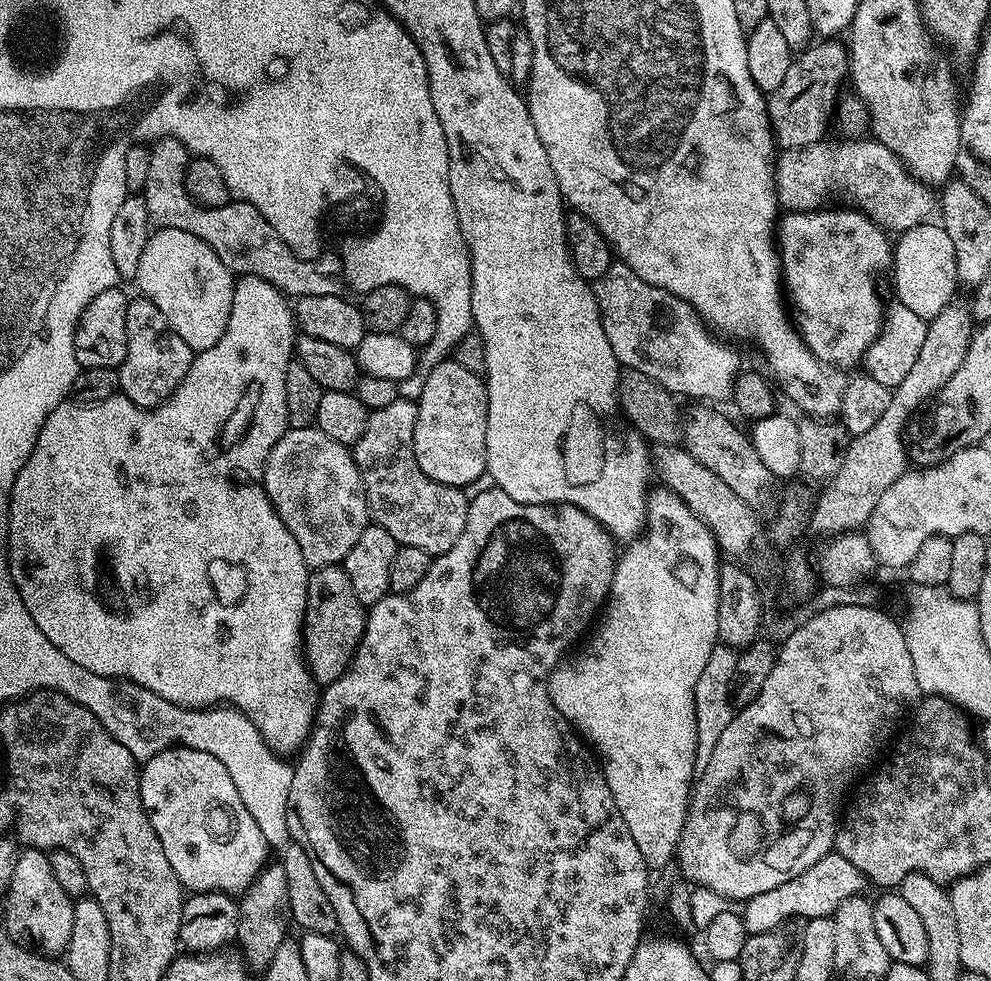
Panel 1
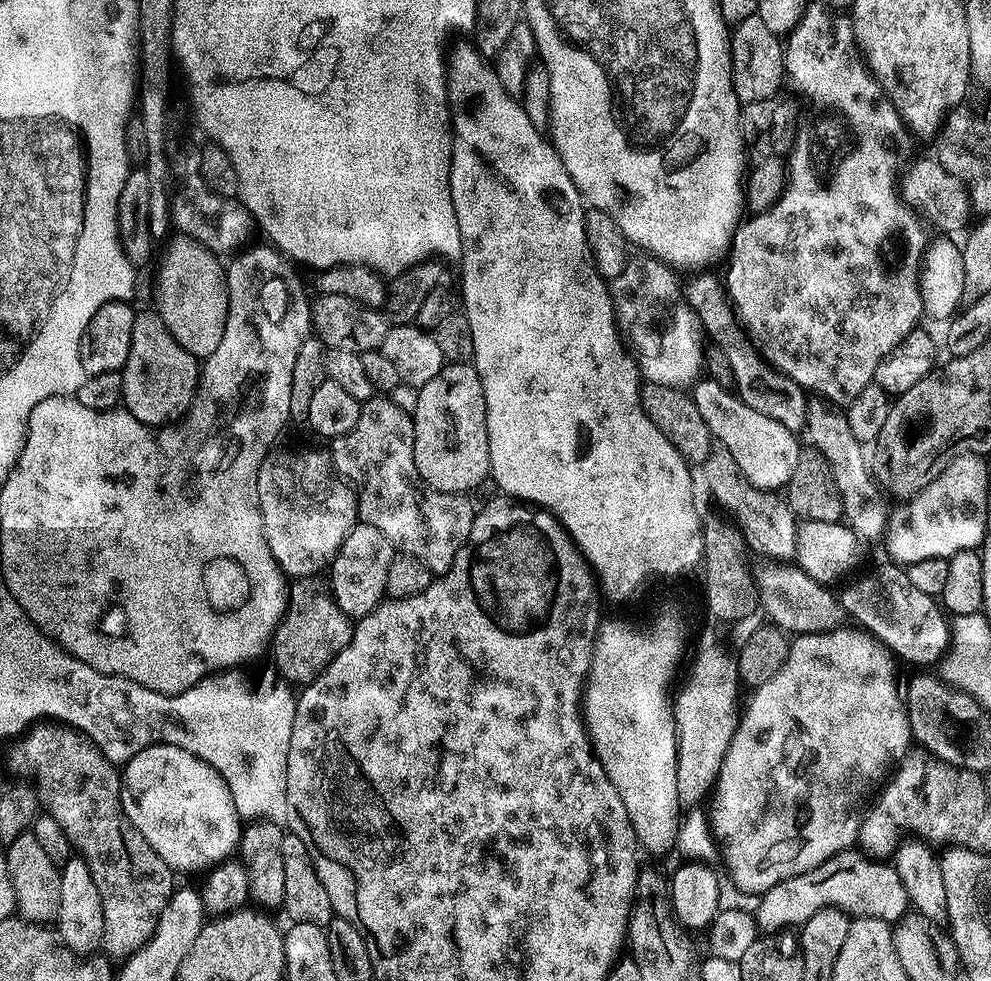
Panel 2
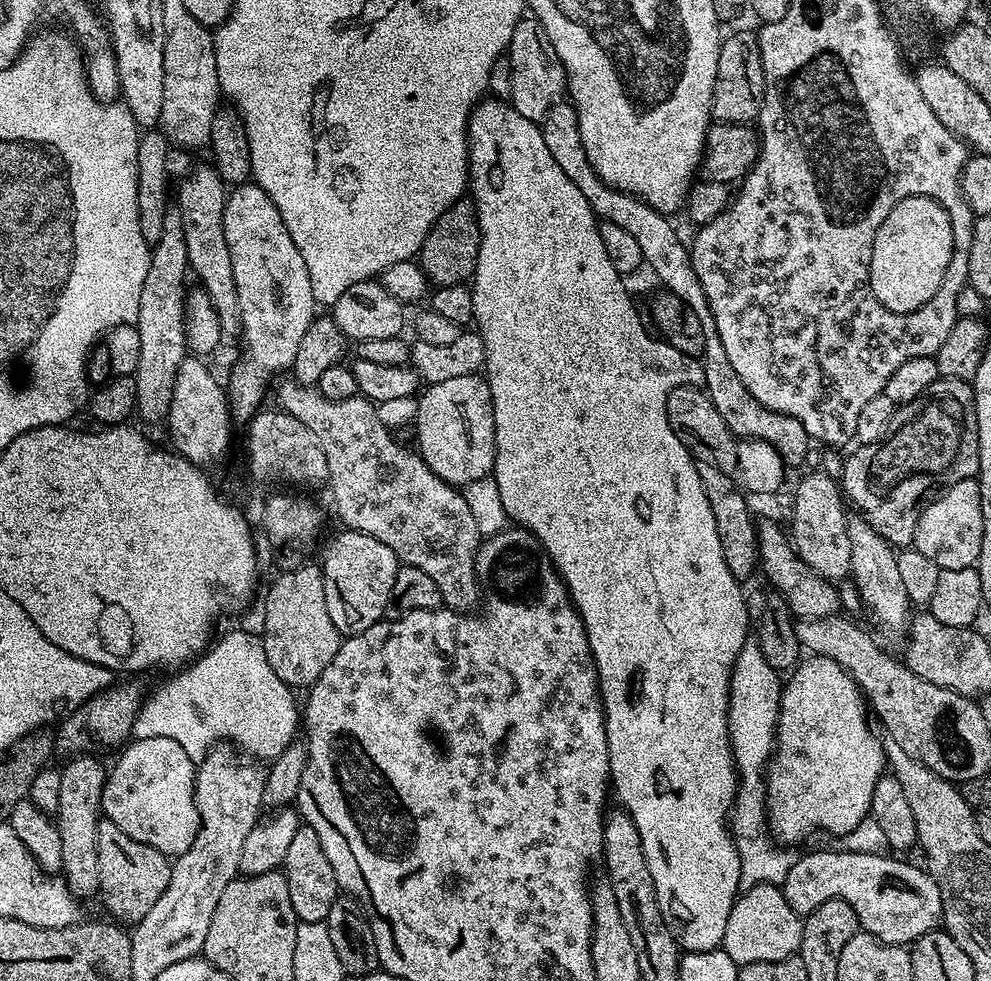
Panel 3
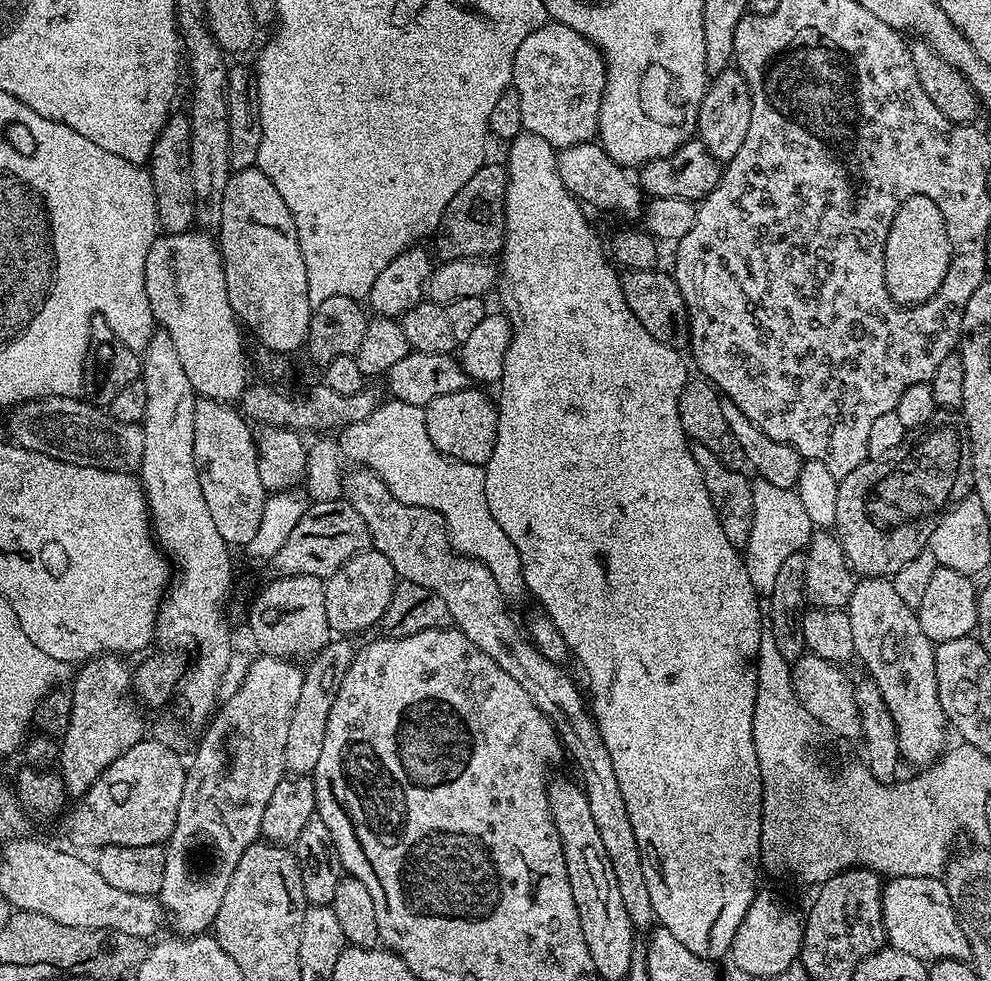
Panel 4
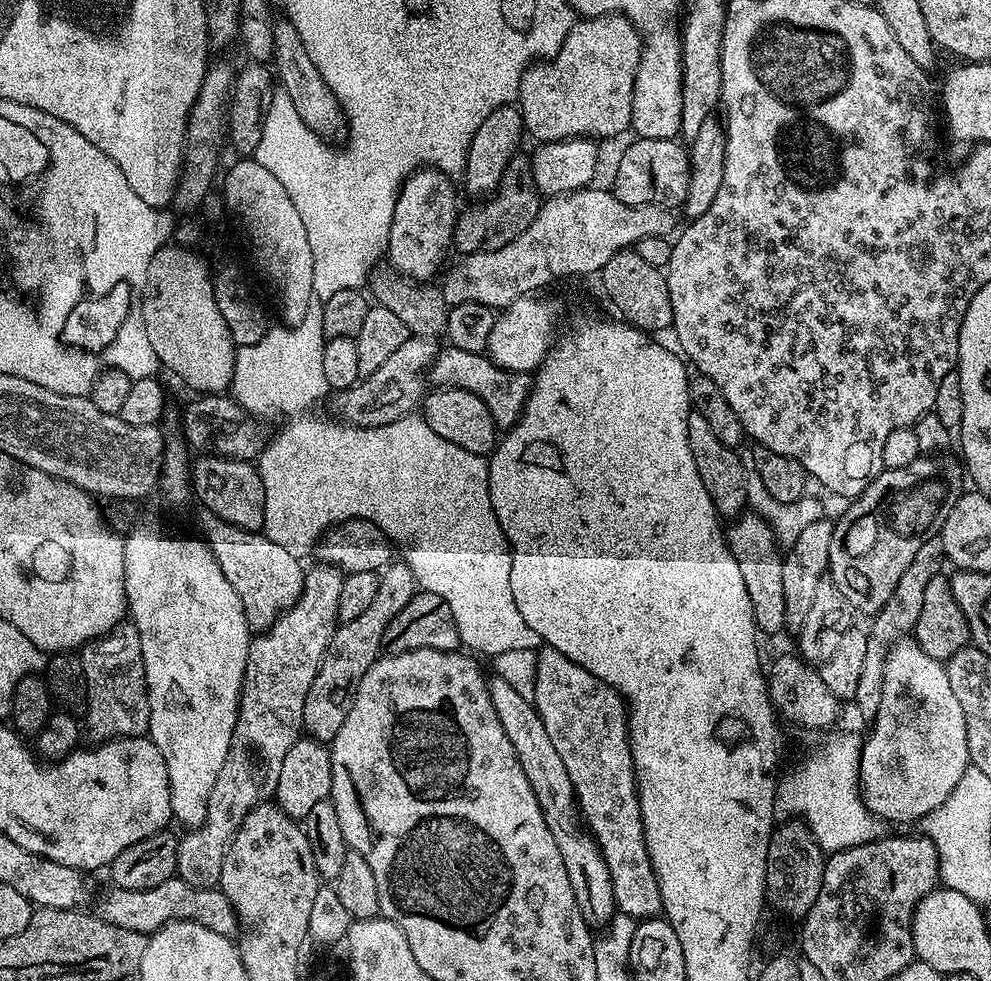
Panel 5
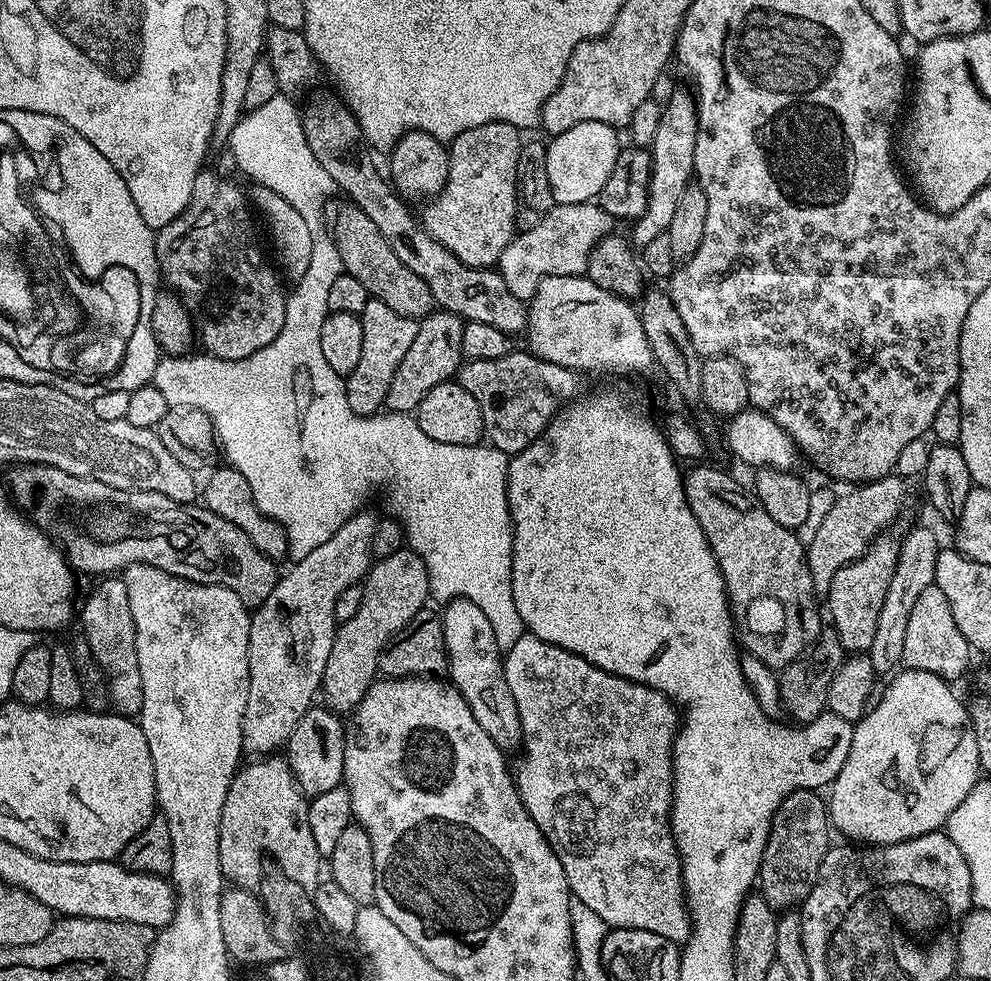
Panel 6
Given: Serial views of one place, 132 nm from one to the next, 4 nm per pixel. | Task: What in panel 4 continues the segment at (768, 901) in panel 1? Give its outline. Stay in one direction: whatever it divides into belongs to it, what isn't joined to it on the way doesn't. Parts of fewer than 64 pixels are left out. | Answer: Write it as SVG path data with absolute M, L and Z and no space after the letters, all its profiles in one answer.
M895 877L883 885L880 901L887 943L925 962L937 960L971 961L972 947L962 934L950 894L943 879L930 877Z

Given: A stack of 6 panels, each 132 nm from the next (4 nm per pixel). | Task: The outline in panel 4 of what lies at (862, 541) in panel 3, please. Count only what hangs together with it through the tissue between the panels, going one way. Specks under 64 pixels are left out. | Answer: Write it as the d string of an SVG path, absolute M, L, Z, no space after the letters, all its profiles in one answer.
M870 576L861 579L856 585L846 609L850 618L850 631L854 634L854 650L858 660L868 667L867 675L878 682L878 690L882 690L882 698L886 698L886 706L894 718L896 741L900 747L901 757L912 764L929 766L936 763L945 751L944 728L946 717L942 710L942 702L938 698L938 678L936 677L936 650L930 638L922 634L922 626L918 626L916 609L902 602L898 590L894 590L891 579L883 576Z

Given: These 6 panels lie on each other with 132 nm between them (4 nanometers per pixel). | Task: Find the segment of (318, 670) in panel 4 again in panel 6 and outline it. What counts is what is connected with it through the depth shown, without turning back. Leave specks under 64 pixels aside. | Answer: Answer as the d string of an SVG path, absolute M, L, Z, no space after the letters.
M407 546L389 556L379 557L368 569L362 587L362 602L354 618L337 627L334 646L330 646L330 658L326 658L322 700L324 696L323 703L337 714L348 714L358 707L368 687L377 679L380 651L384 645L430 600L426 562L422 562L420 555Z

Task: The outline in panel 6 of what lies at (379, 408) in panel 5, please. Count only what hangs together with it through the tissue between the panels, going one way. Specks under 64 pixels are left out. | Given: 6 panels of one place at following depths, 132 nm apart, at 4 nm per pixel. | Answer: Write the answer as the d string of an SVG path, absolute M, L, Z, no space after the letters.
M433 310L418 323L418 334L414 334L414 343L410 350L402 358L402 366L394 374L394 380L390 382L387 411L415 413L416 407L434 390L434 386L449 383L455 377L462 357L462 330L465 321L455 312Z

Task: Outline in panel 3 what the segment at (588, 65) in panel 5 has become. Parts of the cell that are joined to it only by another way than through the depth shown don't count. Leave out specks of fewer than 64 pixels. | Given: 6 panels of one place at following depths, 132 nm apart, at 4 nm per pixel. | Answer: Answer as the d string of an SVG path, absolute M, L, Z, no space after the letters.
M522 18L518 26L514 26L514 34L508 43L507 58L510 62L510 103L522 118L530 118L537 122L543 121L548 111L562 100L566 92L566 73L546 30L535 18Z

